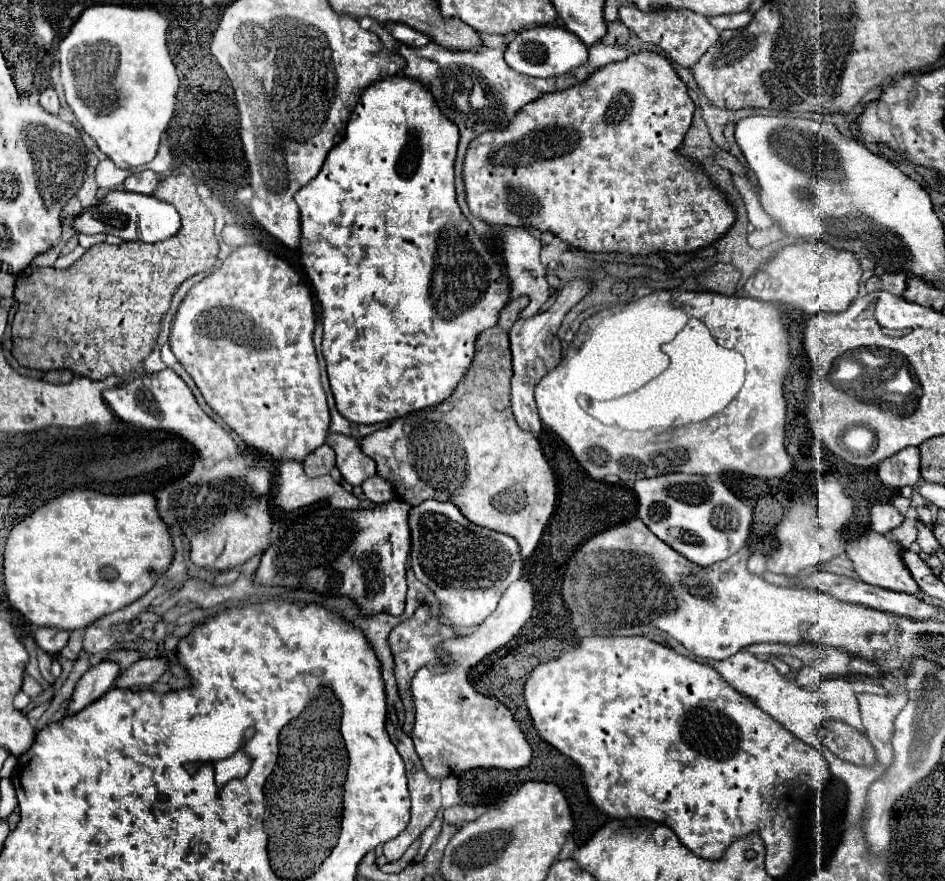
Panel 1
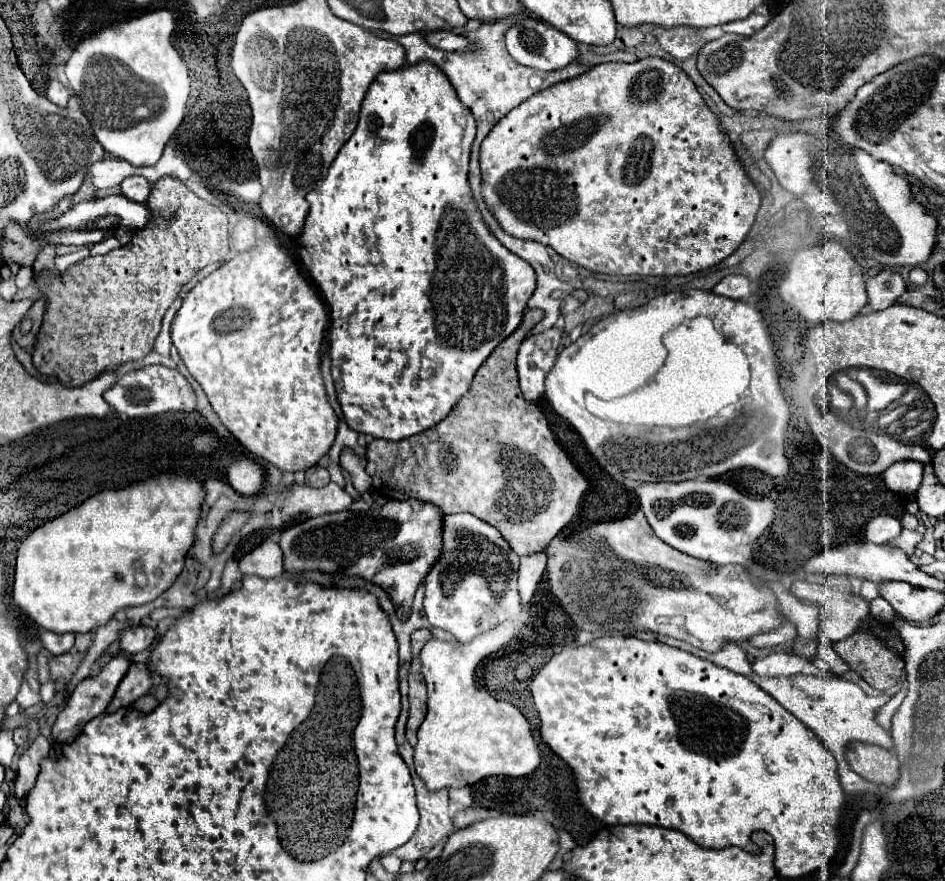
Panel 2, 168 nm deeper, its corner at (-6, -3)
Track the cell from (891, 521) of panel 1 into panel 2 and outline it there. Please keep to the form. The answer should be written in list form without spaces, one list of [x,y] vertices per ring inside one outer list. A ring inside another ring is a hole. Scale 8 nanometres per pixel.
[[[878,515],[874,519],[868,521],[866,527],[866,539],[872,543],[888,543],[892,539],[896,539],[902,531],[902,525],[898,519],[890,517],[890,515]]]

